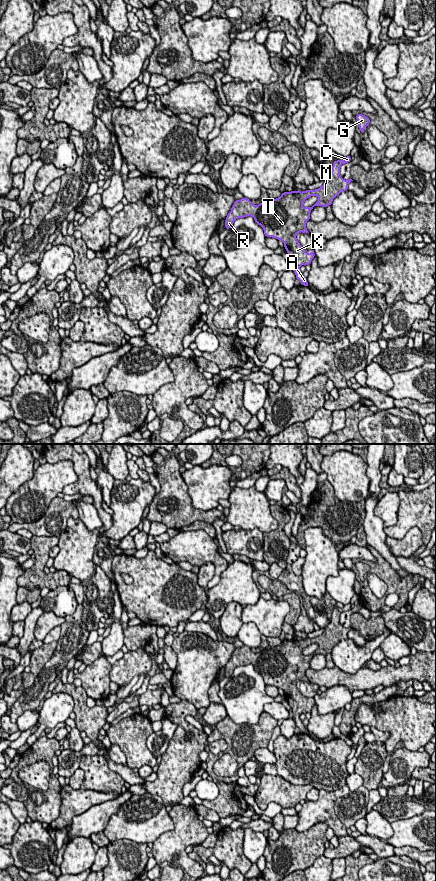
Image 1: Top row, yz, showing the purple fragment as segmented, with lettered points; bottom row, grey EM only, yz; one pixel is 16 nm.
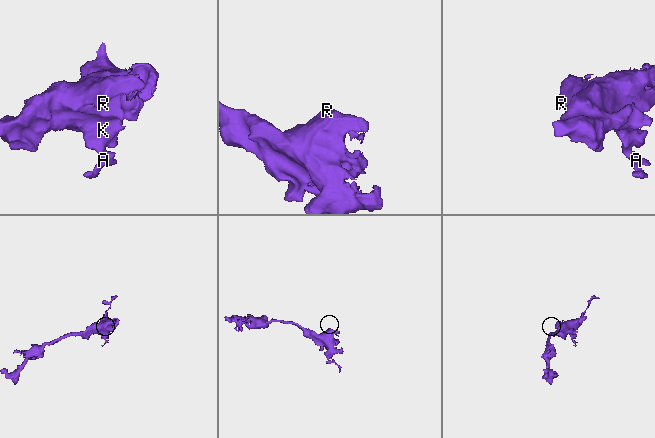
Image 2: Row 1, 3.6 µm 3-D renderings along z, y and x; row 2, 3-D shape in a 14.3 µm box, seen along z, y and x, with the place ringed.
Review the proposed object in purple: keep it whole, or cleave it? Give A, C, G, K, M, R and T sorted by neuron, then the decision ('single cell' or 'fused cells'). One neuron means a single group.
A C G K M R T; single cell

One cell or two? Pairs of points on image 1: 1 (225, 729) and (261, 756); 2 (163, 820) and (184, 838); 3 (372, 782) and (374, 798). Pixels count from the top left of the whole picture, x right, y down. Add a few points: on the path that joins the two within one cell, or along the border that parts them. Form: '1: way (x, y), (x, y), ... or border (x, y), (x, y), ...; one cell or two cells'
1: border (266, 747), (260, 747), (253, 755); two cells
2: border (168, 812), (173, 828), (163, 832), (154, 842); two cells
3: border (377, 788), (369, 790); two cells

